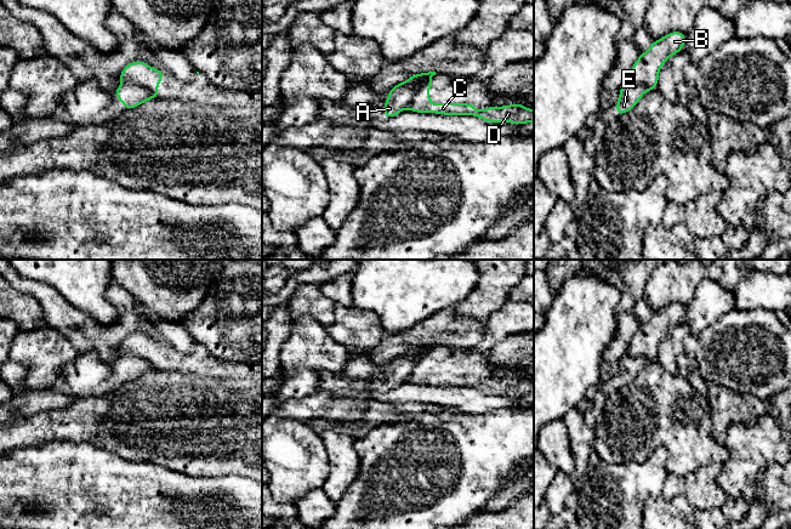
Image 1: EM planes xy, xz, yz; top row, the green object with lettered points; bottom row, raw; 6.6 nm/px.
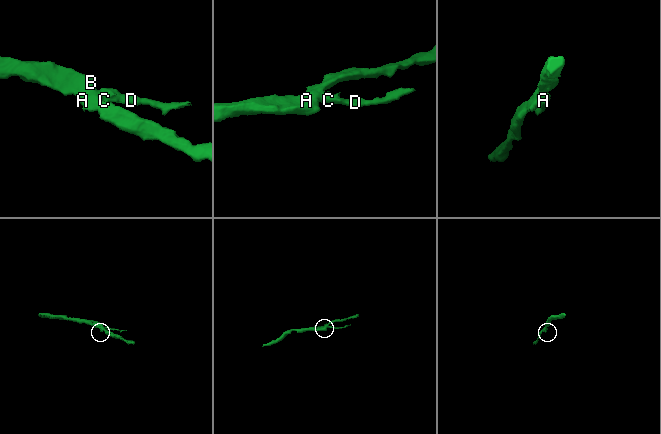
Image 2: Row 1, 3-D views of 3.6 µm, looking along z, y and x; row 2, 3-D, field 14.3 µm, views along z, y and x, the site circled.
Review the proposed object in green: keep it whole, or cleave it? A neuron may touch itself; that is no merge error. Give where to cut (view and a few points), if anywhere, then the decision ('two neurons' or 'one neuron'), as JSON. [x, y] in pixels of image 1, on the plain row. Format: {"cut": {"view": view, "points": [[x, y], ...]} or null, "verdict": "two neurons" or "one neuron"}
{"cut": {"view": "xz", "points": [[431, 348], [427, 348], [415, 359], [411, 371], [405, 380]]}, "verdict": "two neurons"}

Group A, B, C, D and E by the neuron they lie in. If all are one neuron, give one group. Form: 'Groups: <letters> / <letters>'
Groups: A E / B C D

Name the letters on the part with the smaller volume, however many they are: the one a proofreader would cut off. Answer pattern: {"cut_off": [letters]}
{"cut_off": ["A", "E"]}

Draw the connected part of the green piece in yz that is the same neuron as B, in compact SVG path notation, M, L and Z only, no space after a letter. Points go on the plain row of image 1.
M677 302L653 313L633 335L626 355L641 358L645 363L656 362L661 339L670 329L683 322L684 314L685 306Z

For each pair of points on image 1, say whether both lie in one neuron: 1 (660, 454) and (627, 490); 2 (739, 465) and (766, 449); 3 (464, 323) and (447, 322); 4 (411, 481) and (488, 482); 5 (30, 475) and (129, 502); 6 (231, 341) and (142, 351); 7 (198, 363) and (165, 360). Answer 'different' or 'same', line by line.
1: same
2: same
3: same
4: same
5: same
6: different
7: same

